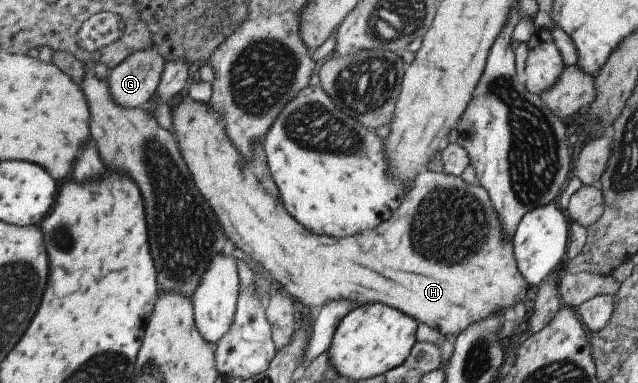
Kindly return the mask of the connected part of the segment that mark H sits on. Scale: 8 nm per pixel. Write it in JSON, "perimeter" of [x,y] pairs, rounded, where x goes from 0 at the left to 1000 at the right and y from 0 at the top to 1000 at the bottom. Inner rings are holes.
{"perimeter":[[[273,248],[262,277],[288,428],[295,433],[310,501],[339,559],[354,627],[365,634],[373,661],[390,668],[409,695],[426,731],[475,796],[475,807],[494,812],[514,783],[550,783],[558,799],[603,794],[708,890],[730,851],[784,809],[790,817],[801,812],[809,789],[821,786],[828,747],[806,684],[803,624],[790,616],[762,501],[748,480],[734,486],[721,460],[658,441],[619,551],[585,598],[545,621],[489,611],[464,585],[429,512],[411,496],[392,428],[370,392],[354,350],[351,316],[335,287],[295,248],[292,256]]]}

